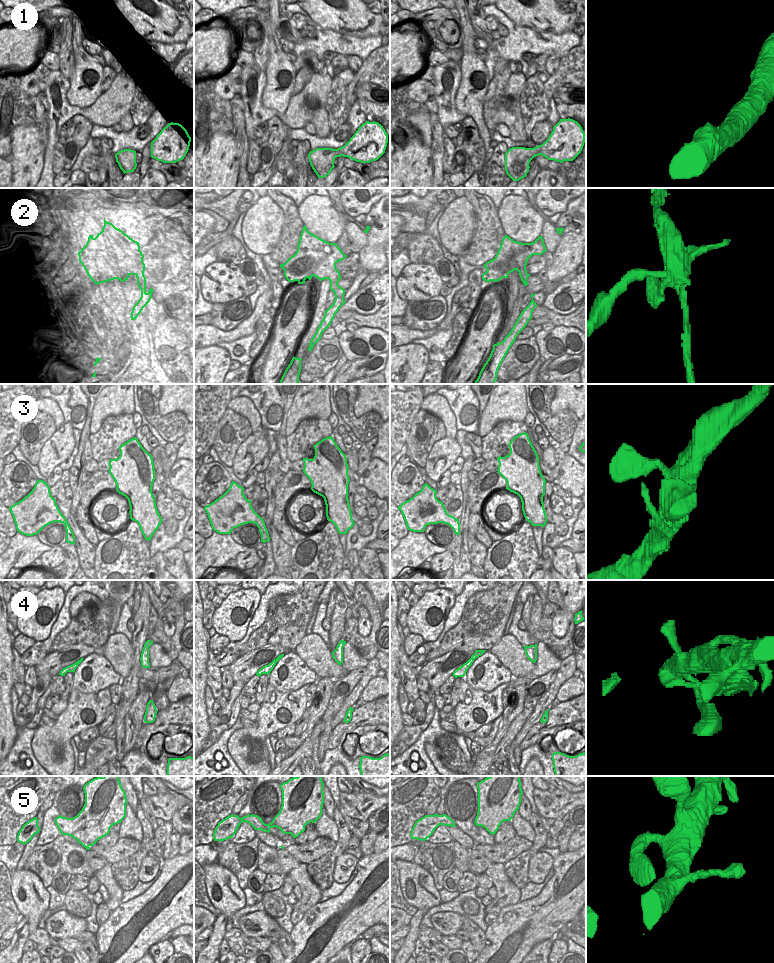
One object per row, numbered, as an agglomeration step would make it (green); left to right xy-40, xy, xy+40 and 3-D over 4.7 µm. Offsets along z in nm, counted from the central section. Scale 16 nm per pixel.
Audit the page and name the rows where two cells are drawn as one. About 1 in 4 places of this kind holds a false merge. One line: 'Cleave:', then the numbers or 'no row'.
Cleave: 2

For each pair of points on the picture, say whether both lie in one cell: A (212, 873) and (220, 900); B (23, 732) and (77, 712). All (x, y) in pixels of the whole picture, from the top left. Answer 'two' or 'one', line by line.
A: one
B: two

